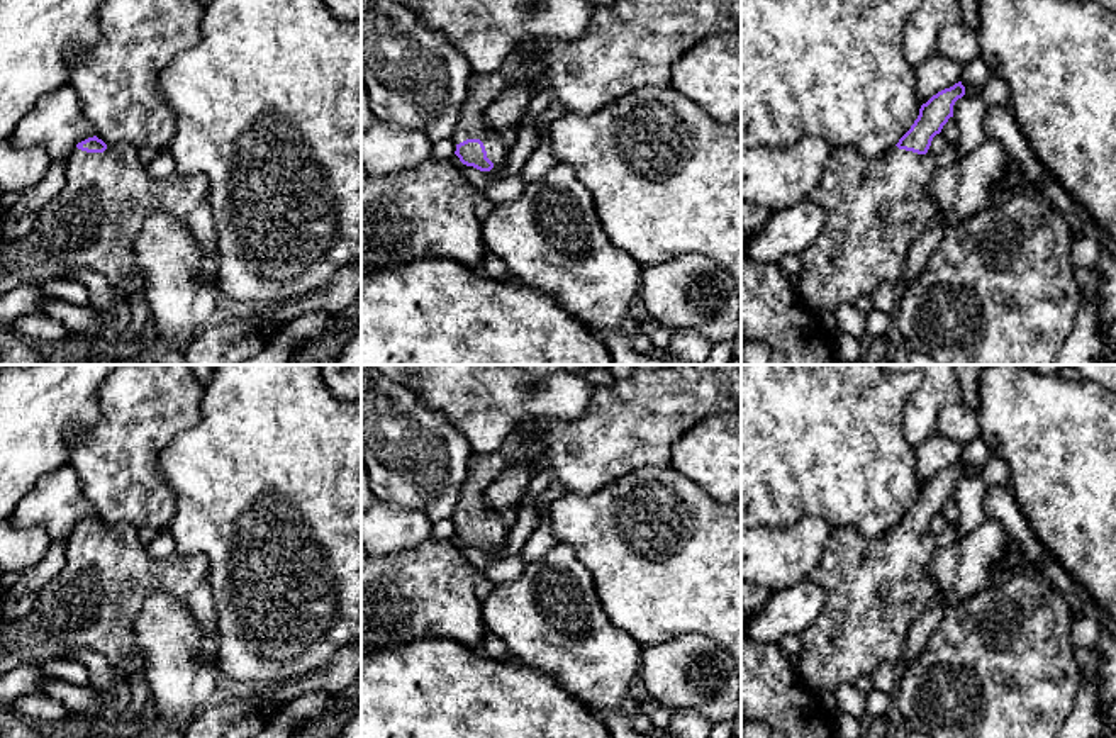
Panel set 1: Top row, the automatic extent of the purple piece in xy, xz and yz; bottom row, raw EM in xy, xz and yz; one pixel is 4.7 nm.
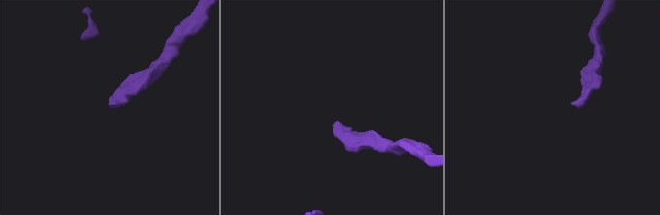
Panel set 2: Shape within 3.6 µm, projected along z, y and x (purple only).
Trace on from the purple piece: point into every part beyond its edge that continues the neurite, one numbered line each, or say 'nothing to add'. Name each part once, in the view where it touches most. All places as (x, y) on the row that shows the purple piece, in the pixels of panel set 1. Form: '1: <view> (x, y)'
1: xz (635, 43)

